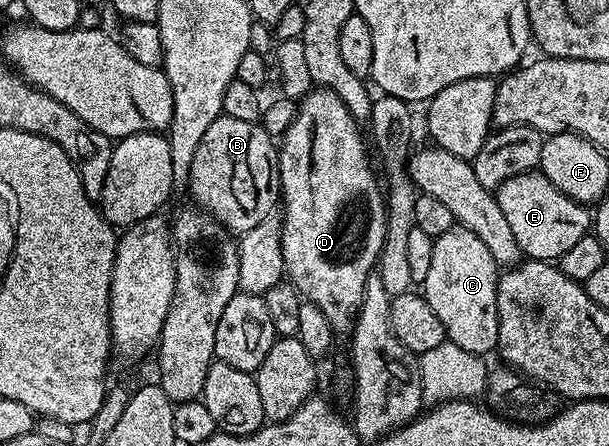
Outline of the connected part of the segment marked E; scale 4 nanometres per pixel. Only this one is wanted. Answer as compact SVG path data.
M540 171L520 173L495 190L499 208L515 234L515 243L519 243L522 254L535 261L556 262L579 239L590 236L591 213L580 201L565 197Z

